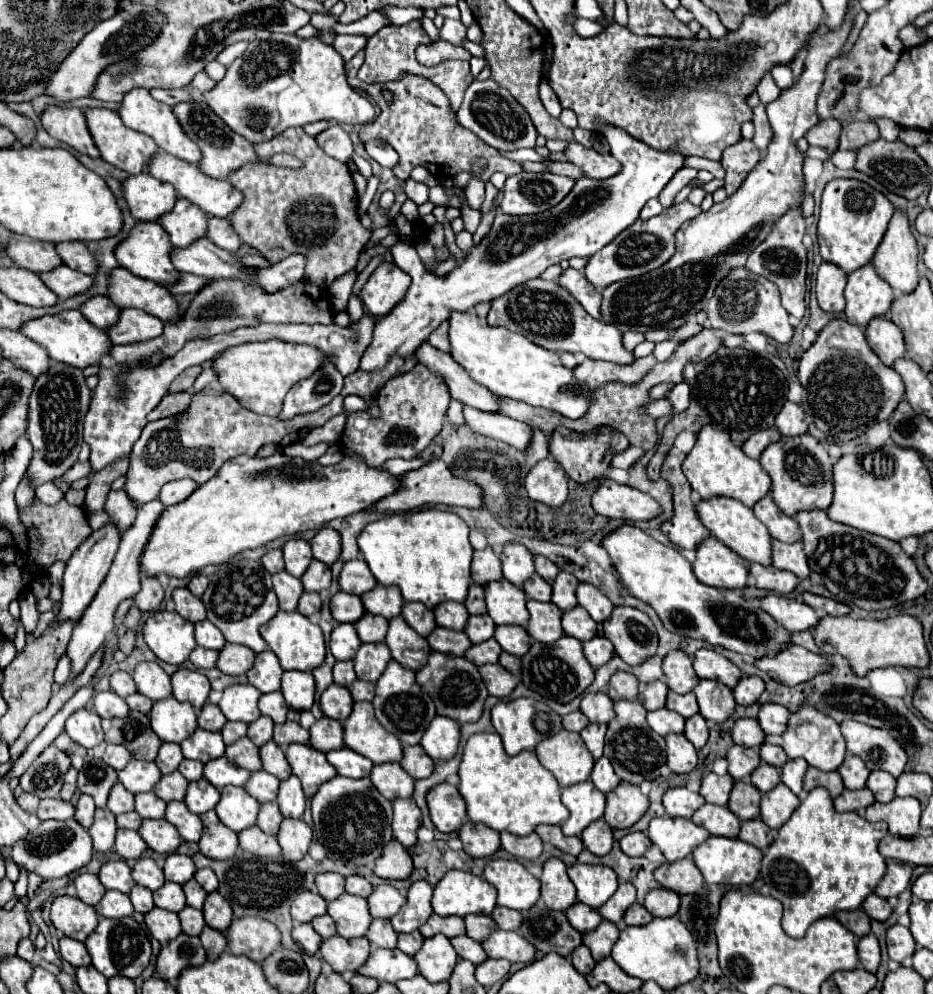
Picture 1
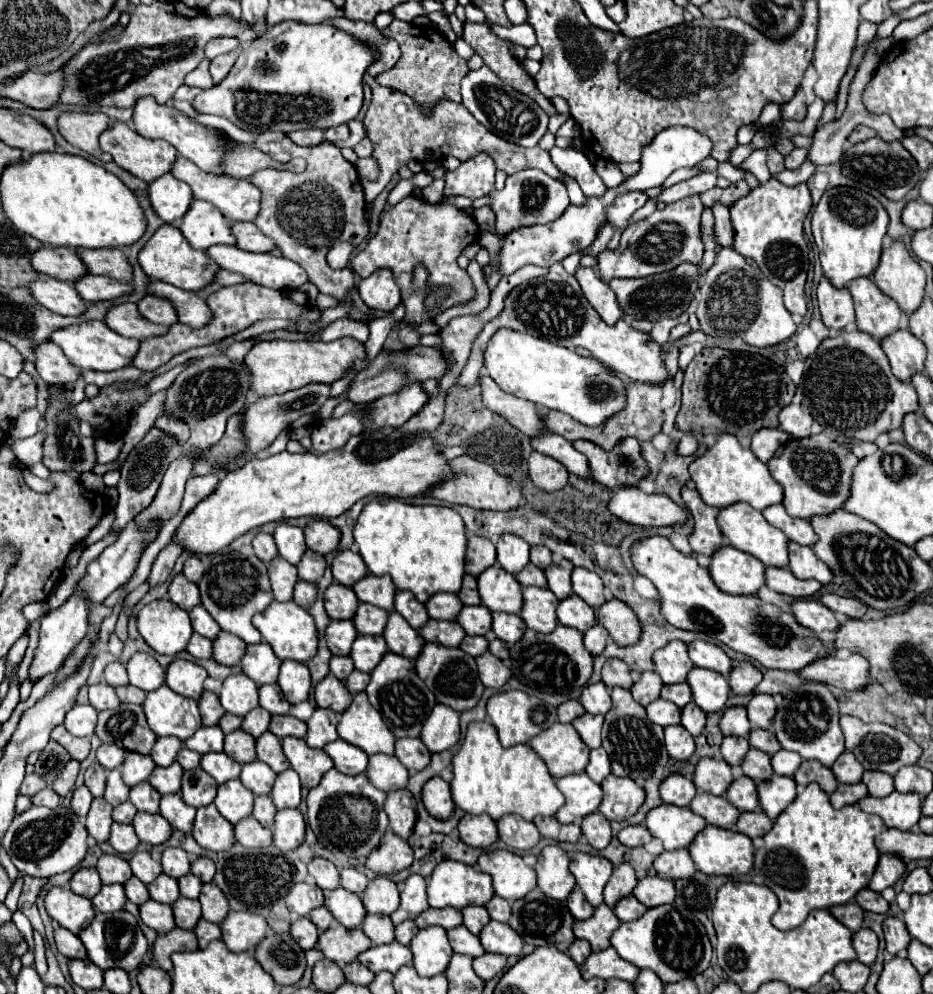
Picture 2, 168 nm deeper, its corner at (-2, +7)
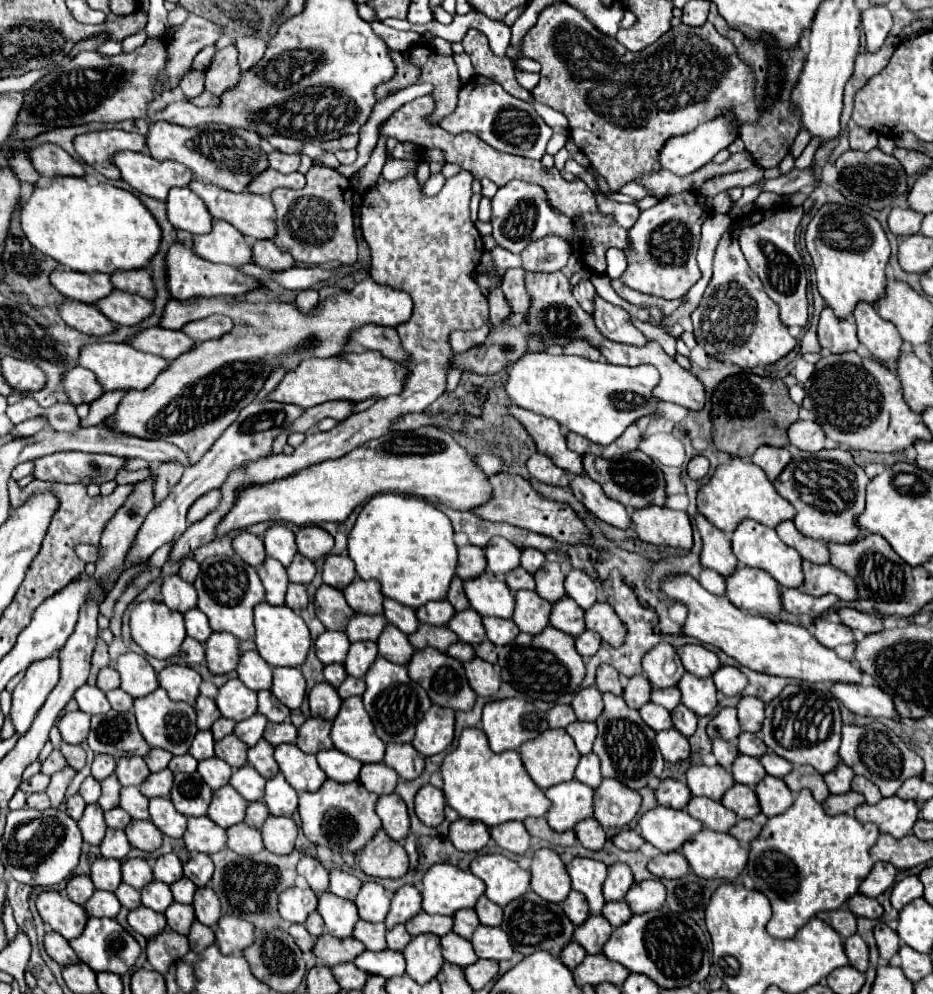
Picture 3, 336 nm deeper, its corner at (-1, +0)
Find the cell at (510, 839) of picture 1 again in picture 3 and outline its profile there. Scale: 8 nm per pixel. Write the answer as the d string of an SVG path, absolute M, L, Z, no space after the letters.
M503 822L499 826L493 826L491 830L491 838L497 842L497 846L501 846L503 850L509 850L513 854L525 854L529 848L529 832L525 830L525 826L521 822Z

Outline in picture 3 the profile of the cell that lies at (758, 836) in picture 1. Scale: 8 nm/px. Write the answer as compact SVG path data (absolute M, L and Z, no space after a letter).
M739 818L737 820L737 824L729 830L729 834L731 836L735 836L741 844L749 844L755 836L759 836L759 832L761 832L761 826L759 824L755 824L753 820L743 820L743 818Z

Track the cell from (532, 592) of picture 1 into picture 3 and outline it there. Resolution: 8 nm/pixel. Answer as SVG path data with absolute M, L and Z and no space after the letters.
M515 568L511 570L507 576L505 576L505 582L507 586L517 592L517 590L535 590L535 578L531 574L527 574L527 570L523 568Z

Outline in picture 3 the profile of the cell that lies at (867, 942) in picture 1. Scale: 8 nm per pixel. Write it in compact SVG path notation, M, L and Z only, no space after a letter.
M853 934L843 940L843 946L845 946L845 954L849 958L849 964L853 968L857 968L859 972L865 972L867 960L869 960L869 950L867 950L867 944L863 942L863 938L859 934Z

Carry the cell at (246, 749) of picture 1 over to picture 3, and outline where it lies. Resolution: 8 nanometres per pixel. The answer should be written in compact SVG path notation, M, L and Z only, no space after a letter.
M225 736L223 740L215 742L215 756L225 760L233 770L247 764L247 744L243 744L237 736Z

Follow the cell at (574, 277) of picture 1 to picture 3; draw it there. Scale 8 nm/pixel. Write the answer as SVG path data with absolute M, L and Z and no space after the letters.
M595 298L595 326L599 328L599 332L619 344L633 344L633 346L643 346L647 344L647 338L631 324L629 314L619 308L613 306L609 302L605 302L603 298Z

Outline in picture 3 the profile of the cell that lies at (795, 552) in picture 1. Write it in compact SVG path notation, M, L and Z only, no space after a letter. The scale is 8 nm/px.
M803 562L803 572L805 572L805 584L803 592L811 596L823 596L823 594L835 594L841 600L857 600L857 588L851 576L839 572L831 564L813 564L813 562Z

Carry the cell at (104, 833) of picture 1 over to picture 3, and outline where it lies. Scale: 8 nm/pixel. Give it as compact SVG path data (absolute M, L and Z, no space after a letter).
M87 804L83 816L77 824L79 824L79 830L83 834L83 840L89 842L89 844L99 846L99 842L105 836L105 830L107 830L103 810L99 808L99 804Z

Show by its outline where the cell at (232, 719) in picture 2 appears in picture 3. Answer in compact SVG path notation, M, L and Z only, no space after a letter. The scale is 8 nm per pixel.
M219 718L213 726L211 726L211 732L213 732L213 738L215 740L221 740L225 738L227 734L233 734L233 728L235 728L235 722L229 720L229 718Z

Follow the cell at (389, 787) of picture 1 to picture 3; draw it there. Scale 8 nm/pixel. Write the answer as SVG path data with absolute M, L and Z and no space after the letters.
M379 762L379 764L363 764L361 774L359 774L359 782L375 794L391 794L395 790L397 784L395 772L391 772L391 768L387 768L387 764Z

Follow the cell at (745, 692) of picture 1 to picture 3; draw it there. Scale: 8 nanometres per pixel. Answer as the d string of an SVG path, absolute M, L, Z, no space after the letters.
M721 666L715 674L713 674L713 682L717 686L719 692L723 692L725 696L735 696L741 694L743 688L747 686L747 678L743 676L743 672L735 666Z

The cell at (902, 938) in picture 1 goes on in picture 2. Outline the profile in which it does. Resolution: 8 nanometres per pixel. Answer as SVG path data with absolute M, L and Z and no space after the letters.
M886 917L884 921L884 939L886 939L886 951L896 955L898 951L906 949L910 945L910 933L906 925L898 917Z

